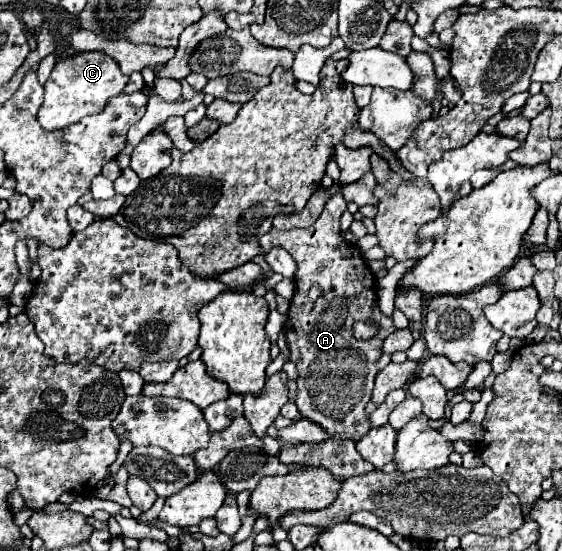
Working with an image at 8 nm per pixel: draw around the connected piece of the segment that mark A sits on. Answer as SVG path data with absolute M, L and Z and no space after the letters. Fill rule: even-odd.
M340 193L332 195L312 227L292 231L272 229L266 233L260 239L260 255L266 255L272 247L282 247L298 263L298 273L294 277L296 293L290 301L284 333L290 347L290 361L298 371L296 407L300 415L324 427L330 437L358 441L372 429L364 407L372 397L382 343L396 329L392 319L378 309L376 275L368 269L360 249L340 239L340 217L344 211L344 197ZM314 283L320 285L322 295L316 301L310 301L308 293ZM358 319L374 319L380 325L380 333L372 341L356 341L350 329Z

